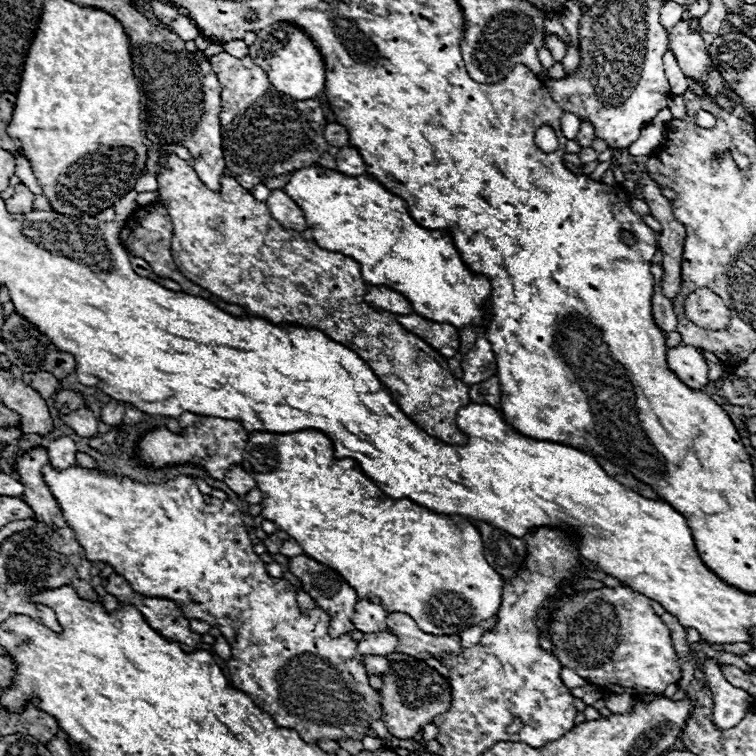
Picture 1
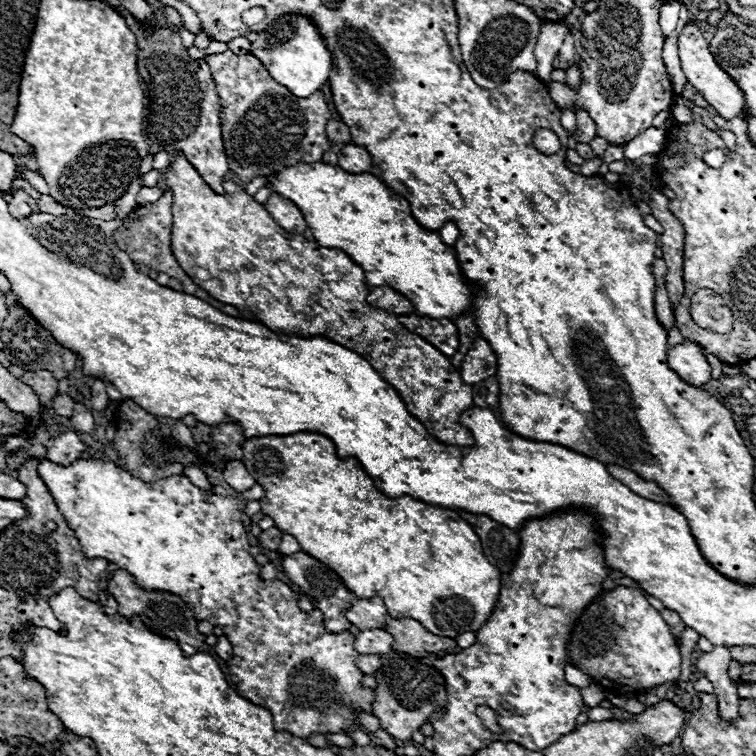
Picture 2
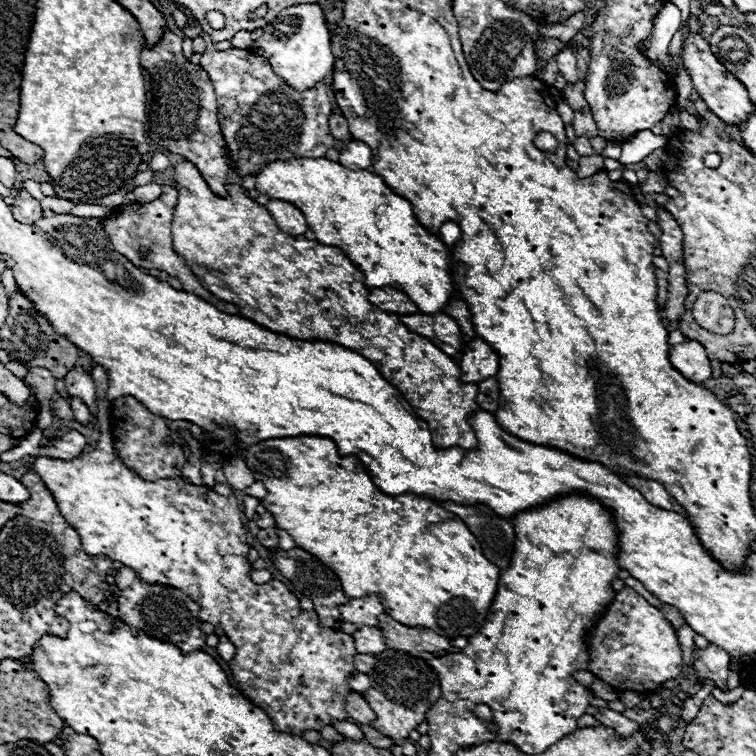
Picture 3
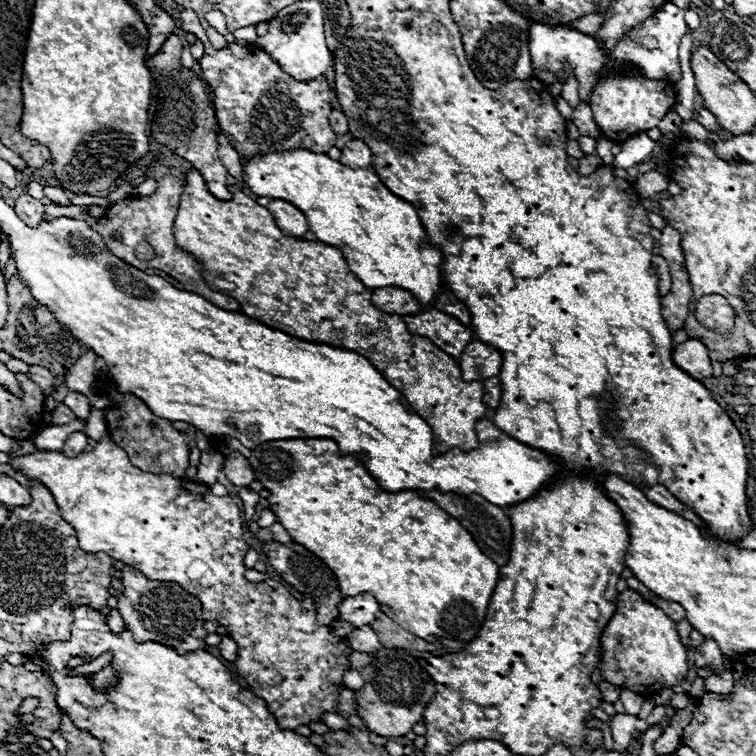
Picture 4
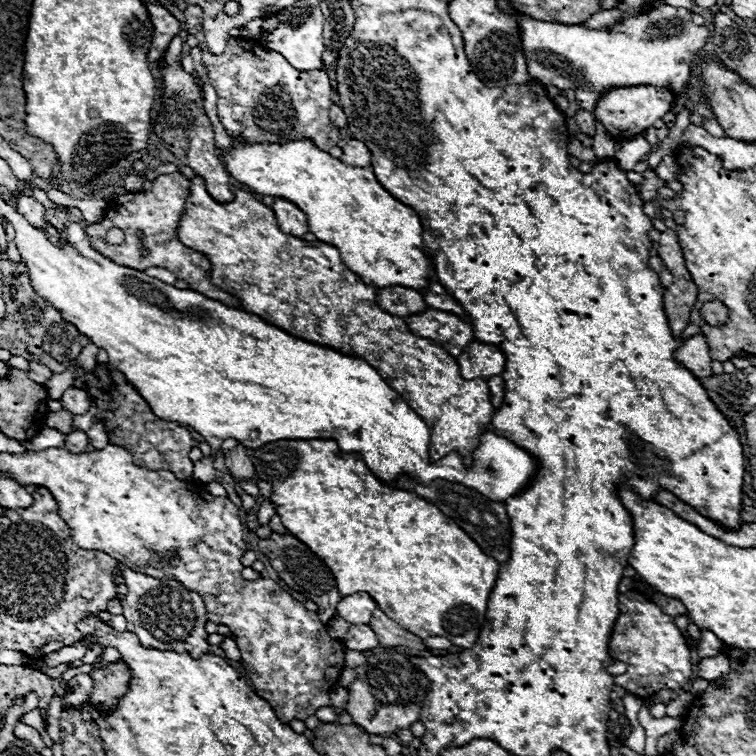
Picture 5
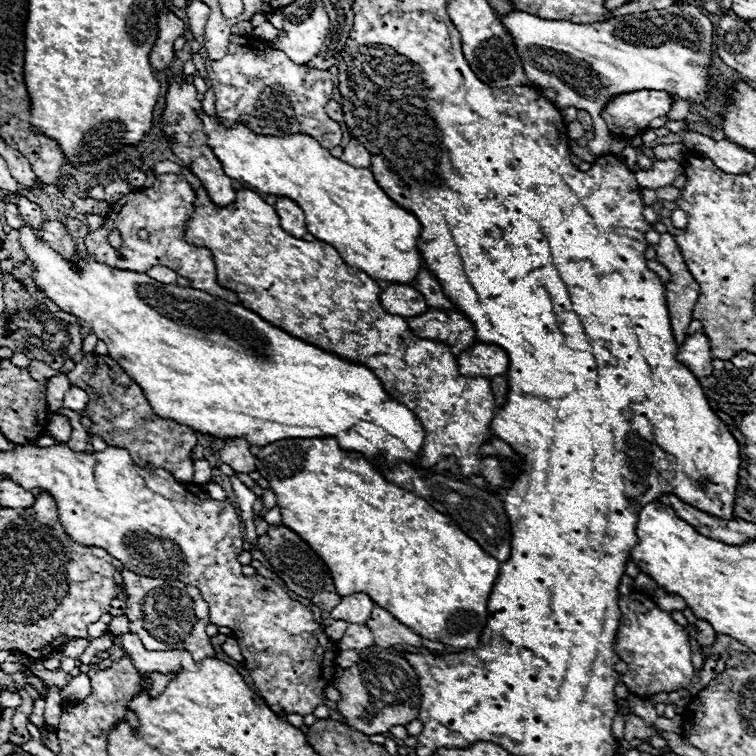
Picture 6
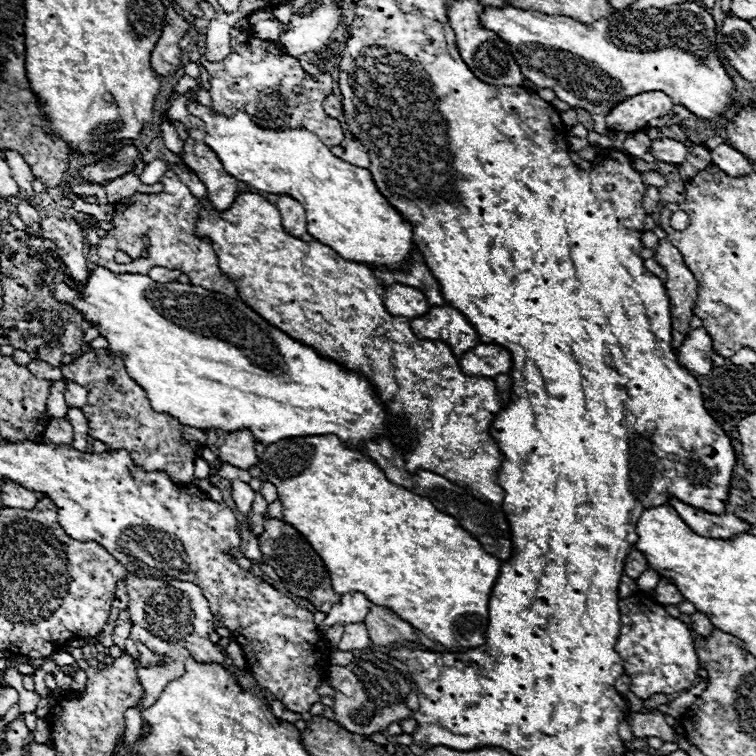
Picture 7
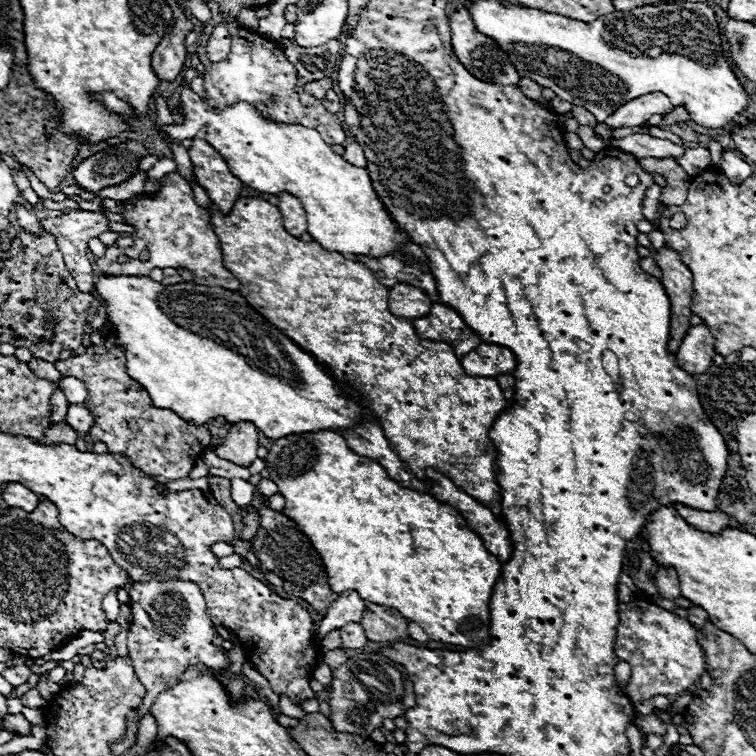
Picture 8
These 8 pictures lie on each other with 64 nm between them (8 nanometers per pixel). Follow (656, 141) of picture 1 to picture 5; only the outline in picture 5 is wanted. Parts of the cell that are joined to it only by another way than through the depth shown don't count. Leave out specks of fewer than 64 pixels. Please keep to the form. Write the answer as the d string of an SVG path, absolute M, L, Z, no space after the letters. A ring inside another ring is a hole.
M640 134L630 140L624 140L622 148L614 154L614 158L616 158L616 164L620 164L620 168L632 170L634 164L638 164L650 154L650 150L652 150L652 144Z

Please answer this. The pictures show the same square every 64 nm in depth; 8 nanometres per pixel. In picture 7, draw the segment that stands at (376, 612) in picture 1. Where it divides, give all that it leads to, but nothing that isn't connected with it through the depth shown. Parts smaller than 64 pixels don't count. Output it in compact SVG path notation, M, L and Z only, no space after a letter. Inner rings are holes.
M348 592L342 594L340 602L332 606L332 610L326 614L324 622L318 626L320 632L326 632L330 626L334 626L336 622L342 624L354 624L354 622L364 622L368 608L372 606L372 602L360 594L360 592Z

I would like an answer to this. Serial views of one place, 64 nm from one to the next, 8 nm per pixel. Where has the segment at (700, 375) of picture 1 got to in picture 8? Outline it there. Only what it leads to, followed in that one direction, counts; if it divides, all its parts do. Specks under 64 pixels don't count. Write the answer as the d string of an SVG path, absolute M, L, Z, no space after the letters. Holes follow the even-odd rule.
M692 326L676 352L676 360L686 372L700 374L712 366L714 354L714 336L710 330L706 326Z

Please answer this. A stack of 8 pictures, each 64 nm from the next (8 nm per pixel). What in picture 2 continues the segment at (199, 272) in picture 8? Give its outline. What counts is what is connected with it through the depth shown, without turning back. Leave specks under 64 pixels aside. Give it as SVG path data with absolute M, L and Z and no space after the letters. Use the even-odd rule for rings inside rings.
M164 192L160 200L152 202L152 204L146 204L146 206L138 206L134 208L124 224L114 232L114 240L116 240L116 246L120 250L124 250L134 262L144 262L148 268L156 270L156 272L162 272L162 274L168 274L170 278L176 278L182 282L184 286L184 292L186 294L192 294L192 296L198 296L206 302L210 302L212 306L216 306L220 312L226 312L226 314L232 314L232 316L240 316L240 310L230 306L230 304L222 304L218 302L216 298L212 298L206 290L202 290L200 286L196 286L192 282L192 278L188 278L184 274L184 270L178 266L172 250L170 250L170 234L172 234L172 212L170 212L170 206L172 206L172 194L170 192Z

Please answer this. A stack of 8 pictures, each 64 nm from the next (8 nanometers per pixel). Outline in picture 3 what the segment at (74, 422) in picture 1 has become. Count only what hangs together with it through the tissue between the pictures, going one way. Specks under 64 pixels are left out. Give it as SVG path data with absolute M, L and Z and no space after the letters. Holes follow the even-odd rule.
M70 398L70 404L72 404L72 410L74 410L74 420L84 424L84 426L90 426L92 424L92 414L90 414L88 406L80 398Z

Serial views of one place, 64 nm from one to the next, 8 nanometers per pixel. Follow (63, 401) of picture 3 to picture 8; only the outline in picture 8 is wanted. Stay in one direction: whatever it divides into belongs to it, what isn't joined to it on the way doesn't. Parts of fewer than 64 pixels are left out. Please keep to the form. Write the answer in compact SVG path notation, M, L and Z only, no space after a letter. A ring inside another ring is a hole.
M54 422L48 432L44 434L46 442L64 442L64 444L76 444L76 432L66 422Z

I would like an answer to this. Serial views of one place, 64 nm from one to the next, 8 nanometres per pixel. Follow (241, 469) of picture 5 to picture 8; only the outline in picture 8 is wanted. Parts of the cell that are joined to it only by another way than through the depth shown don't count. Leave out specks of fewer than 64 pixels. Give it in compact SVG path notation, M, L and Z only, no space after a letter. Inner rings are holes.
M234 424L230 426L228 430L228 436L224 438L224 444L216 447L216 454L224 460L230 460L238 466L244 466L248 468L258 456L256 456L256 450L258 450L258 430L252 428L254 424Z

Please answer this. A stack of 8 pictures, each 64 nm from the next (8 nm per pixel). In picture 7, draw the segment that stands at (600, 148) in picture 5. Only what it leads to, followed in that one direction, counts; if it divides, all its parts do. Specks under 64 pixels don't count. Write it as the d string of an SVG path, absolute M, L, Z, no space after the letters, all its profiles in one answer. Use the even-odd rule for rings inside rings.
M696 2L662 10L618 10L590 26L566 16L544 16L514 6L486 6L482 22L508 42L526 80L536 88L552 88L558 100L590 112L594 130L602 136L610 136L604 118L618 102L650 90L666 92L674 104L682 104L706 120L718 118L724 108L734 104L734 84L716 54L714 18Z

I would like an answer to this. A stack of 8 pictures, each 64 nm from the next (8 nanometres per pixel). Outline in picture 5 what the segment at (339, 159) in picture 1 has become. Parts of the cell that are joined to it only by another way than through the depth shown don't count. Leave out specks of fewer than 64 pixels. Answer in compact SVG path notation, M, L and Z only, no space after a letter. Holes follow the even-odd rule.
M348 140L348 144L342 150L344 150L344 154L342 154L340 160L344 164L356 166L356 168L368 168L370 166L372 154L368 152L366 144L362 144L360 140Z

